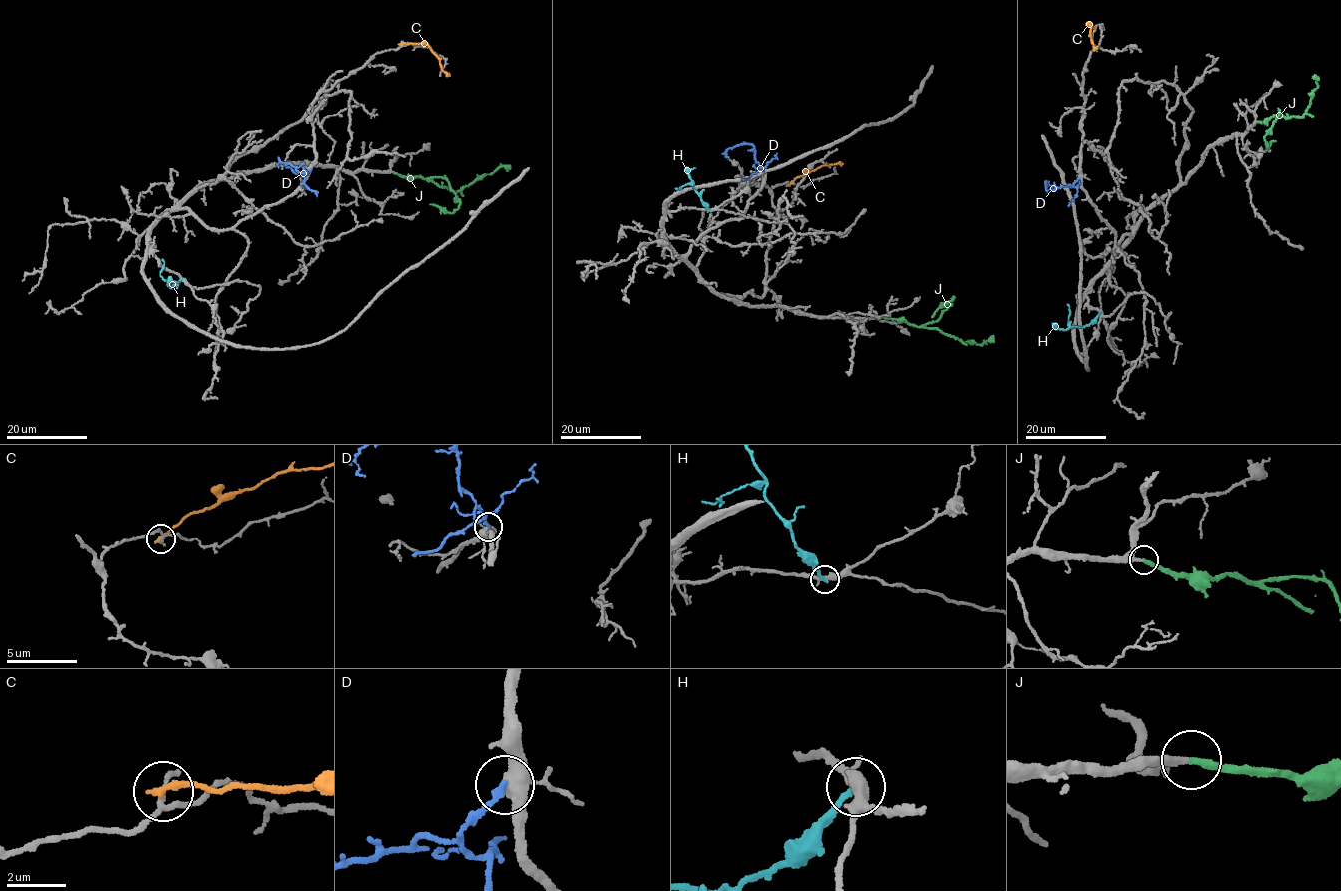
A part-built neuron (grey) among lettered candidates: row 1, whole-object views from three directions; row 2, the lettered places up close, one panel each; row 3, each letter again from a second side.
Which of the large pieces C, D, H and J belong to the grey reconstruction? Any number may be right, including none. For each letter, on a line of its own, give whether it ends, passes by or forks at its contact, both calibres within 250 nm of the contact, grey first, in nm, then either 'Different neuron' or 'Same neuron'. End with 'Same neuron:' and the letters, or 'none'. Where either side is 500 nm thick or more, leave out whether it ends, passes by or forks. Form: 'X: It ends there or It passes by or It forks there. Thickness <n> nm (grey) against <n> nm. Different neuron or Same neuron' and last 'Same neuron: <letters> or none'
C: It ends there. Thickness 180 nm (grey) against 280 nm. Different neuron
D: It ends there. Thickness 440 nm (grey) against 200 nm. Different neuron
H: It ends there. Thickness 400 nm (grey) against 200 nm. Different neuron
J: It ends there. Thickness 190 nm (grey) against 280 nm. Same neuron
Same neuron: J

